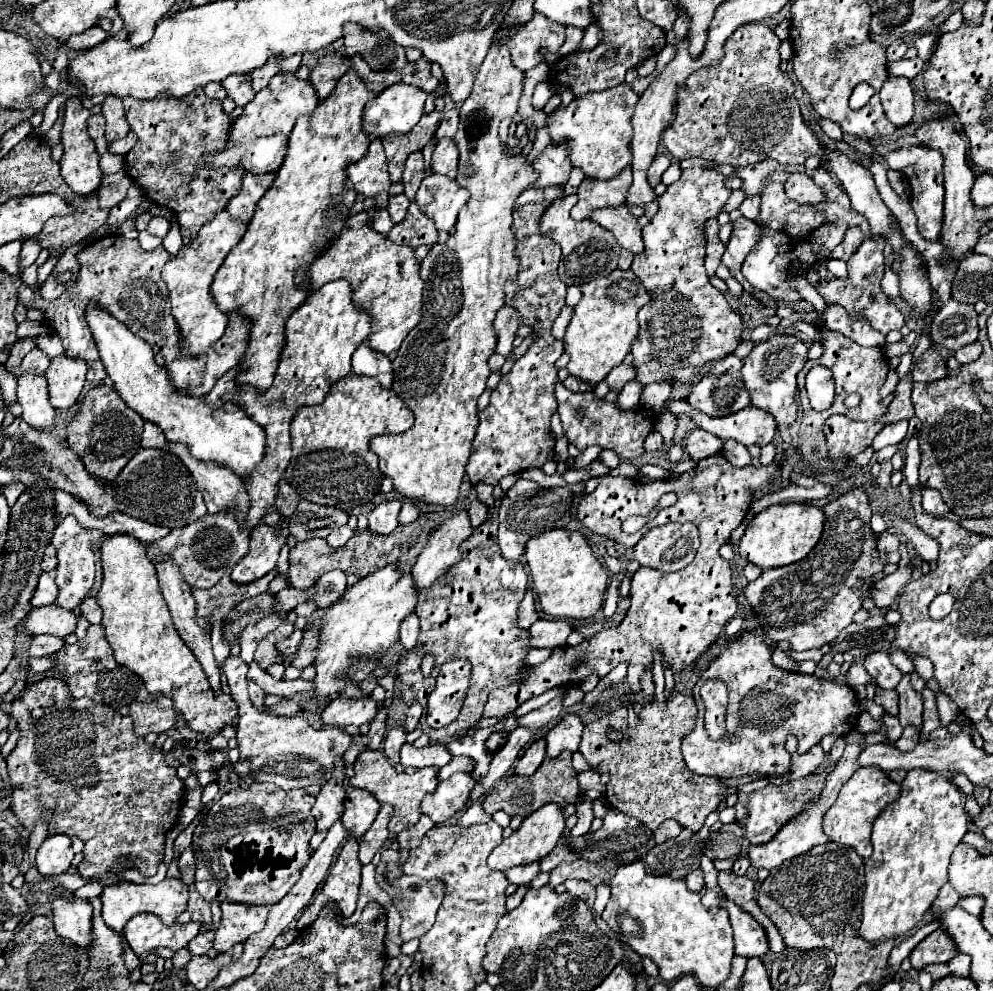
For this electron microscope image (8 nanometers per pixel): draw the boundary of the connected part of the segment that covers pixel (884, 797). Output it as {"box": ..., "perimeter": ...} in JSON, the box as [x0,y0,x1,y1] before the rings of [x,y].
{"box":[823,768,901,860],"perimeter":[[[859,768],[841,788],[837,802],[827,810],[827,814],[823,816],[823,830],[827,834],[829,840],[839,842],[843,846],[851,846],[857,850],[857,854],[867,860],[873,852],[871,846],[871,828],[875,818],[891,804],[899,798],[901,786],[895,784],[887,772],[883,772],[881,768]]]}

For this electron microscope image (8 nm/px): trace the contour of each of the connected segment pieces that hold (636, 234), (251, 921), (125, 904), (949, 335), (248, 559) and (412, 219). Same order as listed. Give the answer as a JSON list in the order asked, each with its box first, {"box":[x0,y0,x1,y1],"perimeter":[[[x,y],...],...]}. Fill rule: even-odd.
[{"box":[591,208,643,254],"perimeter":[[[601,208],[599,212],[591,214],[591,220],[595,220],[597,224],[601,224],[603,228],[607,228],[609,232],[615,234],[617,242],[633,252],[633,254],[641,254],[643,252],[643,240],[641,240],[641,228],[637,218],[629,212],[629,208]]]},{"box":[215,902,269,954],"perimeter":[[[223,902],[221,912],[223,912],[221,924],[215,930],[215,950],[223,954],[229,952],[235,944],[245,942],[251,934],[261,932],[269,908]]]},{"box":[101,878,189,934],"perimeter":[[[165,878],[163,882],[151,886],[151,884],[131,884],[131,882],[115,882],[103,888],[101,894],[101,902],[103,902],[103,920],[107,926],[111,926],[111,930],[115,930],[117,934],[123,934],[125,924],[143,912],[151,912],[155,916],[159,916],[165,924],[173,924],[177,920],[177,916],[187,908],[187,900],[189,900],[189,888],[181,882],[181,880],[173,880],[173,878]]]},{"box":[931,300,977,350],"perimeter":[[[949,300],[933,318],[931,338],[937,346],[959,350],[967,344],[977,342],[977,312],[971,304]]]},{"box":[231,518,289,584],"perimeter":[[[283,518],[279,526],[281,534],[277,534],[277,528],[271,528],[267,524],[259,524],[251,534],[251,552],[233,568],[231,580],[245,584],[255,582],[257,578],[263,578],[267,572],[271,572],[277,564],[279,552],[287,542],[289,536],[289,524],[287,518]]]},{"box":[387,202,439,248],"perimeter":[[[411,202],[405,220],[395,224],[391,228],[391,232],[387,234],[387,238],[393,240],[395,244],[405,244],[405,246],[417,248],[421,244],[433,246],[437,242],[439,234],[437,234],[433,220],[429,216],[425,216],[415,202]]]}]

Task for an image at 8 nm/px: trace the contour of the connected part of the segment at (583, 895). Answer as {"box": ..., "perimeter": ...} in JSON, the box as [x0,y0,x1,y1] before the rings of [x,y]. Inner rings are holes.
{"box":[563,880,595,906],"perimeter":[[[565,880],[563,886],[567,888],[569,894],[581,898],[587,906],[593,906],[593,902],[595,902],[595,886],[591,886],[585,880]]]}

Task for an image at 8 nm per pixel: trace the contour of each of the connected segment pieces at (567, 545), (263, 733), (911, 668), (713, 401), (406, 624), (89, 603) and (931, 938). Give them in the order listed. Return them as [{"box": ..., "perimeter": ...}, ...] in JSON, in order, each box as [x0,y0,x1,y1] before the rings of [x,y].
[{"box":[525,530,609,618],"perimeter":[[[551,530],[531,538],[525,558],[533,578],[533,592],[539,596],[541,610],[551,618],[589,618],[603,606],[609,578],[581,532]]]},{"box":[221,656,369,790],"perimeter":[[[229,656],[221,670],[227,674],[231,696],[239,706],[237,740],[241,760],[251,760],[251,776],[255,782],[273,782],[283,790],[307,788],[313,784],[327,784],[335,770],[335,758],[343,758],[351,744],[369,744],[367,736],[349,734],[339,728],[311,728],[303,718],[279,718],[257,710],[247,694],[247,666],[239,656]]]},{"box":[889,652,915,674],"perimeter":[[[889,652],[889,654],[891,654],[891,662],[893,662],[903,674],[915,672],[915,664],[913,664],[913,660],[911,660],[905,652]]]},{"box":[687,354,749,416],"perimeter":[[[733,354],[715,362],[693,386],[687,402],[709,416],[727,416],[747,408],[749,394],[741,378],[741,368],[743,362]]]},{"box":[401,614,419,650],"perimeter":[[[409,614],[407,620],[401,622],[401,642],[407,650],[411,650],[417,642],[417,636],[419,636],[419,618],[417,614]]]},{"box":[81,598,101,624],"perimeter":[[[87,598],[83,604],[81,604],[81,614],[91,622],[91,624],[99,624],[101,620],[101,608],[97,604],[95,598]]]},{"box":[909,928,959,970],"perimeter":[[[939,928],[929,934],[923,942],[919,942],[909,958],[915,970],[923,970],[927,964],[949,962],[957,952],[959,950],[955,946],[955,940],[947,934],[945,928]]]}]

